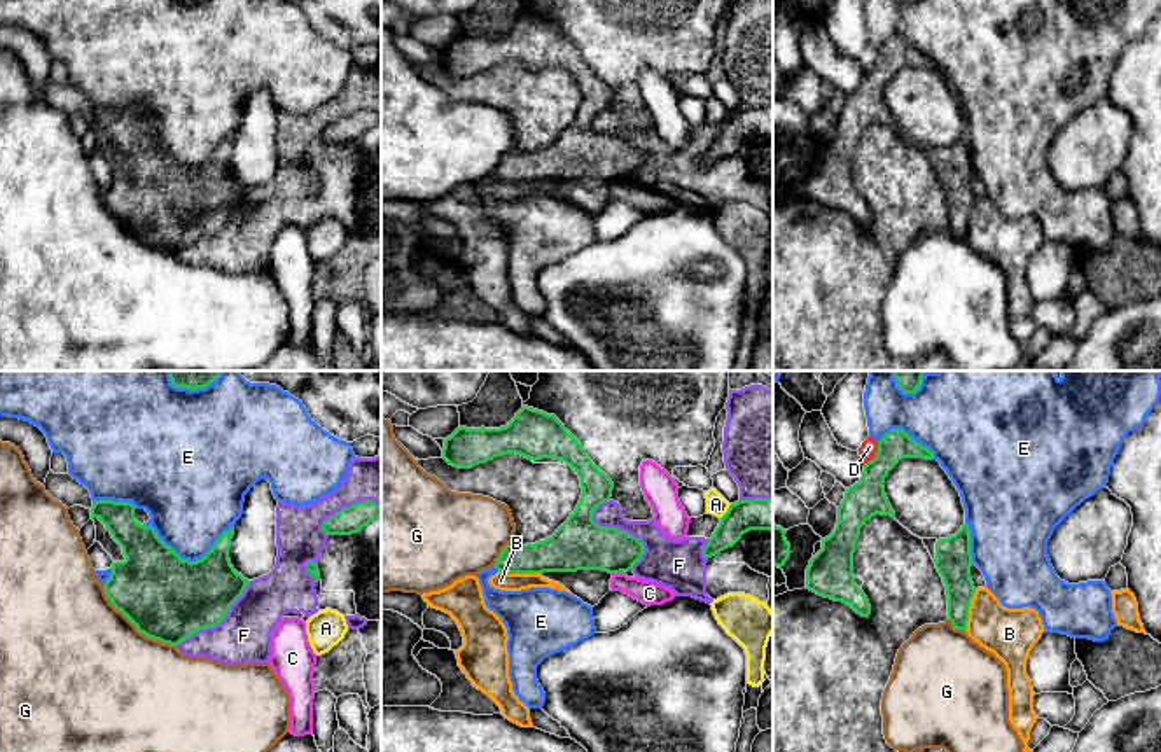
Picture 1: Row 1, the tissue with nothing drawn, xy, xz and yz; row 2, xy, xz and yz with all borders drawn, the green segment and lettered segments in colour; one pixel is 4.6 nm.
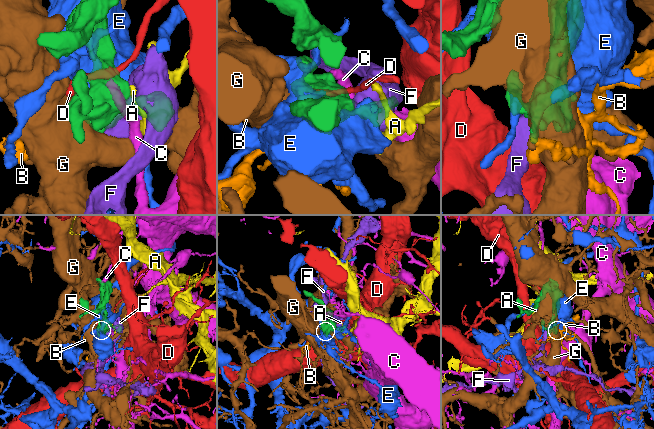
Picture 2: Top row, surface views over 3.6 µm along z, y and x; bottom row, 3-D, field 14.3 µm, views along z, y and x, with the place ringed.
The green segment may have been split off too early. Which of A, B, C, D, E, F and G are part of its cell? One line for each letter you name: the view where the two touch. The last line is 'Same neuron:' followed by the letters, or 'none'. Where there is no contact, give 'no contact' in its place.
Same neuron: none

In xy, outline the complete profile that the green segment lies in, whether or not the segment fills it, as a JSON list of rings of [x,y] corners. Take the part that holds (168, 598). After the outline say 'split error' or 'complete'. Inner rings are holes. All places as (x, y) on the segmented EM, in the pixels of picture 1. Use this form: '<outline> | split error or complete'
[[[96,500],[91,507],[93,518],[105,525],[126,558],[112,563],[110,579],[103,586],[105,595],[149,638],[178,645],[199,630],[220,624],[250,582],[234,570],[229,560],[234,525],[215,540],[201,560],[189,561],[166,546],[152,526],[135,519],[131,502]]] | complete

